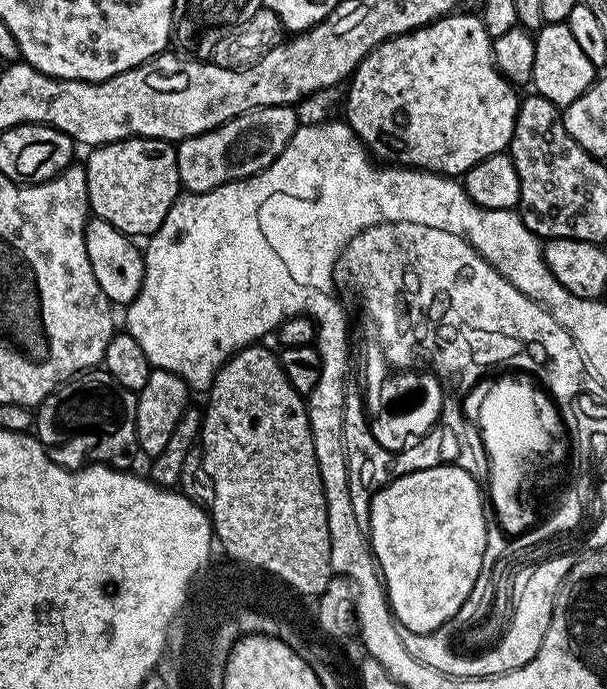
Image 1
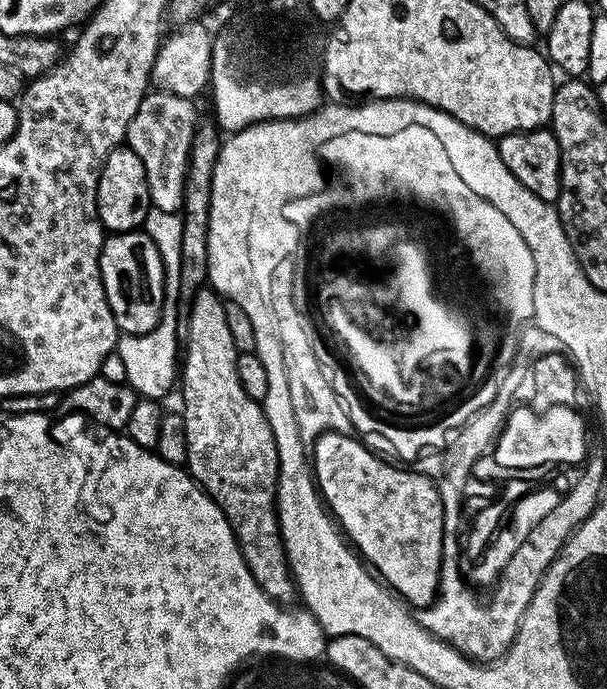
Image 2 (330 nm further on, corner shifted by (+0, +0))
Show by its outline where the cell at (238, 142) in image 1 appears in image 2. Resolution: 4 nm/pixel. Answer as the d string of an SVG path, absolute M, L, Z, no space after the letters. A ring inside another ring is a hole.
M152 90L142 98L138 114L130 118L126 144L134 150L134 154L138 154L138 158L142 158L152 207L158 210L179 213L184 205L188 147L192 145L192 134L198 123L196 108L192 104L195 103L189 97Z

